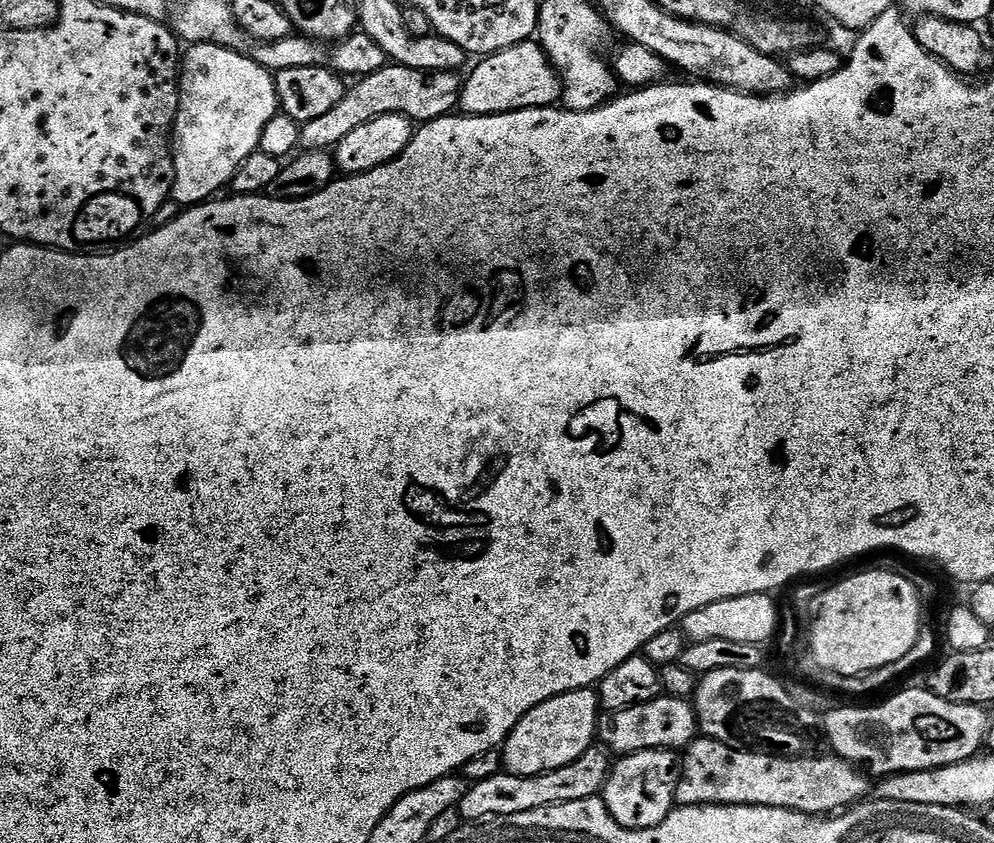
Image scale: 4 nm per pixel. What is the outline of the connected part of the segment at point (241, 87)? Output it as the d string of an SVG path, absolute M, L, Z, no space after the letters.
M213 44L191 45L182 56L182 67L180 69L180 113L176 115L176 127L173 128L173 156L175 158L175 184L172 187L171 195L173 203L192 206L208 199L220 188L226 188L233 177L236 176L237 170L244 164L244 160L259 149L266 126L275 116L279 115L280 111L280 92L276 89L276 78L273 73L266 71L262 66L258 66L258 62L254 62L229 48L214 46Z

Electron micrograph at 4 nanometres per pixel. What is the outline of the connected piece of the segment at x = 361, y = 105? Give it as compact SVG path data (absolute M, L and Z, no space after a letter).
M389 63L382 70L369 76L361 76L356 84L345 91L342 102L338 106L314 118L300 130L300 148L304 150L335 150L358 126L366 126L374 118L382 118L382 114L402 114L409 116L414 122L437 120L455 113L460 103L462 80L454 72L427 72L414 70L410 66Z

